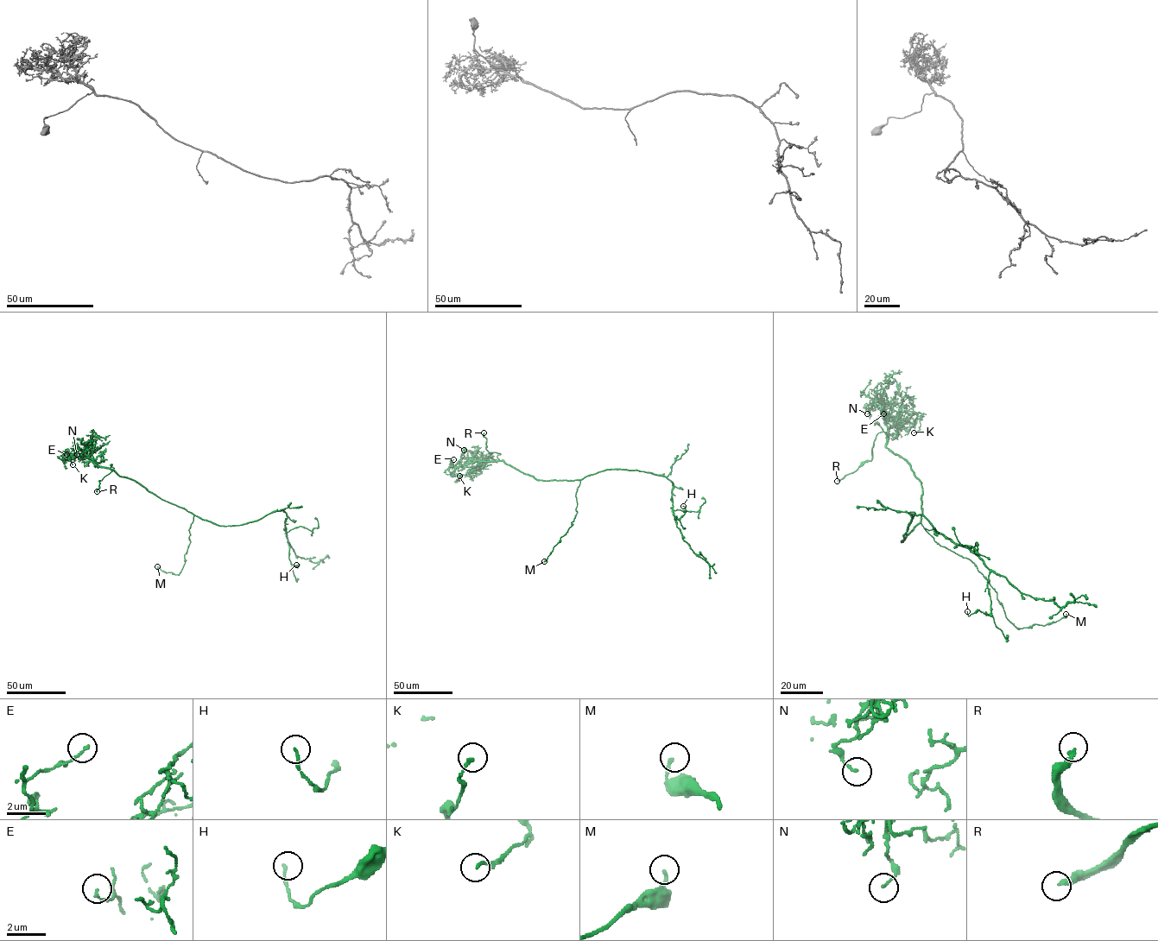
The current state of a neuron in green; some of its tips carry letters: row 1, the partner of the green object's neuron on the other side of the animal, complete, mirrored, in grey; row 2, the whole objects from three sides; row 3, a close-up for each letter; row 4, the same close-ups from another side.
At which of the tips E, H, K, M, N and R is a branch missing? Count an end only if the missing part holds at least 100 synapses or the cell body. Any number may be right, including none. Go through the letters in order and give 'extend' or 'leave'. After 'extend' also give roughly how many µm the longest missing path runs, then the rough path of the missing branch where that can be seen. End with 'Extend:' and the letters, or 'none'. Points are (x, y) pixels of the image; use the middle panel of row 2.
E: leave
H: leave
K: leave
M: leave
N: leave
R: extend | 6 µm
Extend: R

